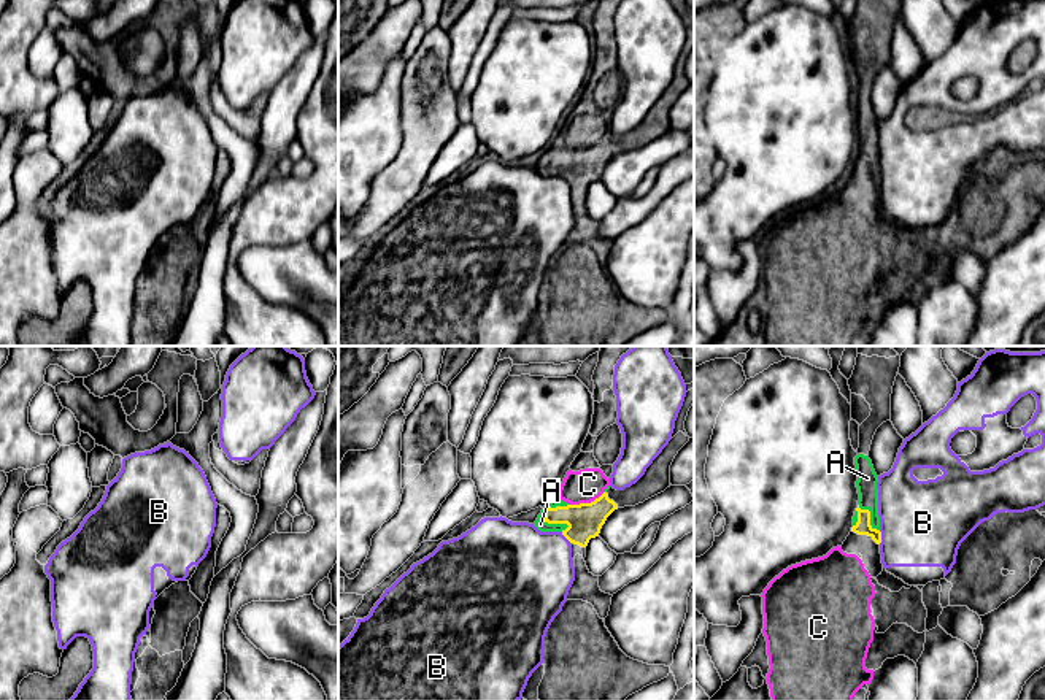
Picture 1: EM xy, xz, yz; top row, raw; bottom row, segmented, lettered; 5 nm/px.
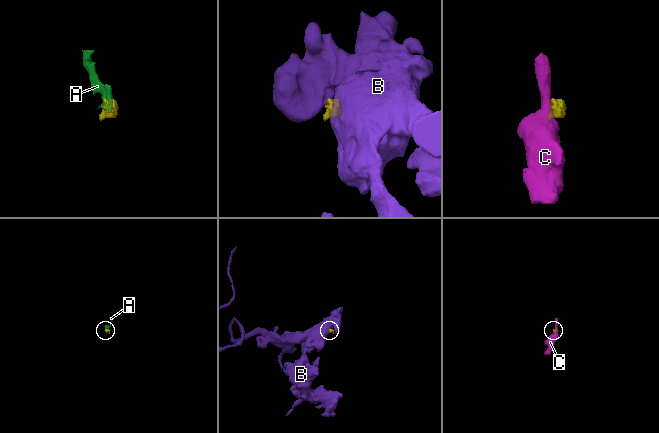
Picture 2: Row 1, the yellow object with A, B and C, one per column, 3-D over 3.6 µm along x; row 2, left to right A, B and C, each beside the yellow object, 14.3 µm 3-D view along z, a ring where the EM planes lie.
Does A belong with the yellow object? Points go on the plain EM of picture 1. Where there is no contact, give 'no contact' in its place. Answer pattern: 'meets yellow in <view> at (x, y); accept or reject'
meets yellow in xz at (550, 151); accept

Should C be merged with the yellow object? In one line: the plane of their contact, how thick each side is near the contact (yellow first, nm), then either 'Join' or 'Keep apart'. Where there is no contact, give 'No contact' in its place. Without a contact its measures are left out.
Touches yellow in xz. Thickness 180 nm (yellow) against 170 nm. Join

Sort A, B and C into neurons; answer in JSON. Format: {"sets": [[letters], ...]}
{"sets": [["A", "C"], ["B"]]}

